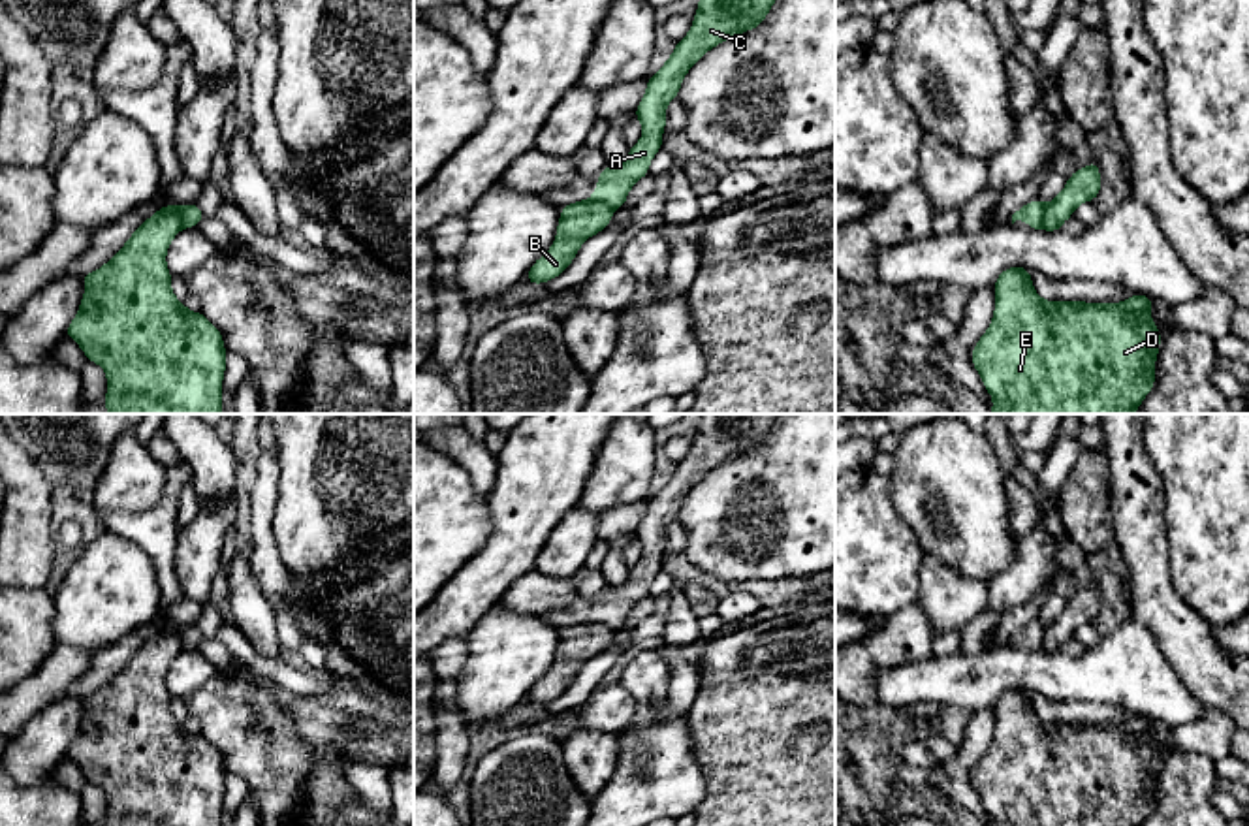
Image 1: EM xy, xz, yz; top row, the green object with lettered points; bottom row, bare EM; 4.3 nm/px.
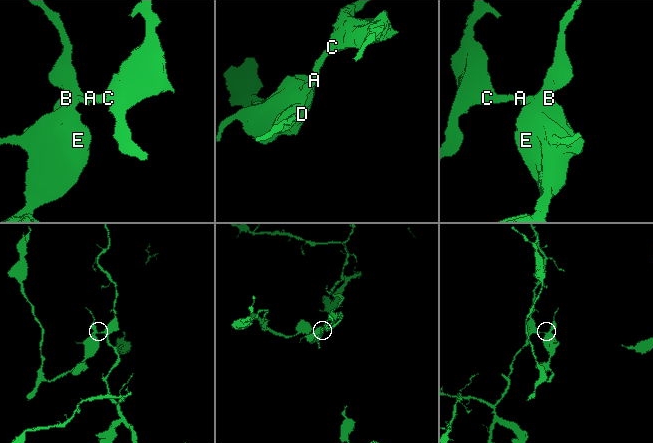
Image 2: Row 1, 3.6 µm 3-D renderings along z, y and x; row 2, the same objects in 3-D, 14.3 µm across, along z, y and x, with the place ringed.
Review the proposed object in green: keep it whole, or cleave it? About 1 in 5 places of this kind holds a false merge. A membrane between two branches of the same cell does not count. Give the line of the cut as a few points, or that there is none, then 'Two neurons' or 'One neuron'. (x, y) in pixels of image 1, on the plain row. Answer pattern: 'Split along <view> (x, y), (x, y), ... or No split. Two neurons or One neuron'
Split along xy (173, 625), (181, 631), (181, 644), (185, 648). Two neurons

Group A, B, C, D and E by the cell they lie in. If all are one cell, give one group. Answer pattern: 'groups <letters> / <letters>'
groups A C / B D E

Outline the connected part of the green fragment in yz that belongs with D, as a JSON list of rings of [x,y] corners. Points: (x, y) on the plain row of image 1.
[[[1021,687],[1001,692],[993,709],[991,745],[971,775],[993,826],[1142,826],[1153,811],[1161,755],[1149,739],[1151,719],[1136,713],[1121,724],[1044,723],[1033,709],[1029,691]]]

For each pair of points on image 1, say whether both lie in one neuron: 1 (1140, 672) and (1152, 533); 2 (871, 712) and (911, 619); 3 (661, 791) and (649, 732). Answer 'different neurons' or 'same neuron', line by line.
1: different neurons
2: same neuron
3: same neuron

